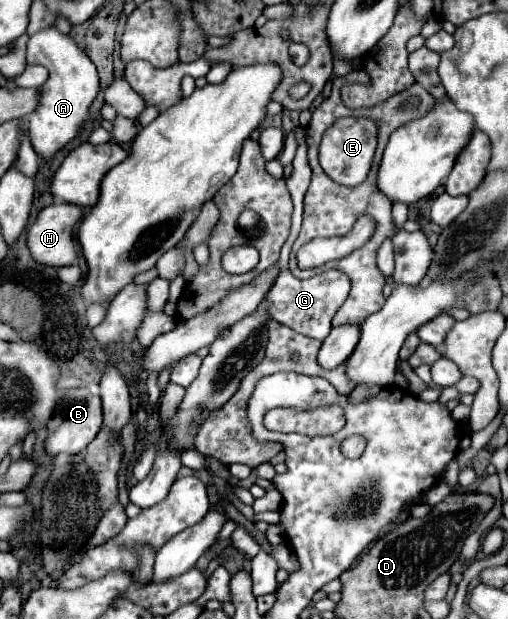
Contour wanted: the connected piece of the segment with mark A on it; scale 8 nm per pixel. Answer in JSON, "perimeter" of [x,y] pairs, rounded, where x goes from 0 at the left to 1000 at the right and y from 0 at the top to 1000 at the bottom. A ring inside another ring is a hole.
{"perimeter":[[[96,40],[57,60],[53,99],[85,105],[96,115],[96,128],[77,141],[77,170],[53,189],[53,208],[69,244],[96,257],[124,234],[132,234],[167,199],[175,173],[195,150],[195,124],[167,82],[156,79],[148,66],[120,53],[108,40]]]}

